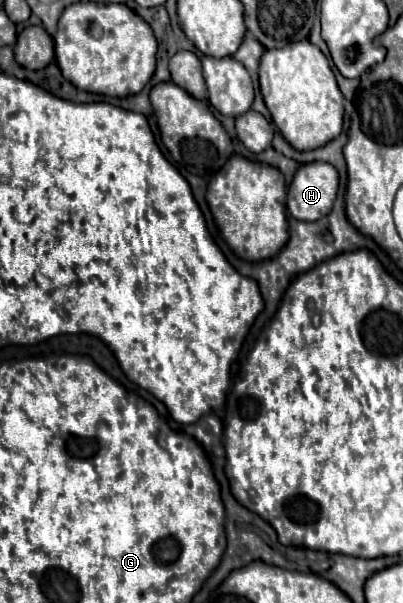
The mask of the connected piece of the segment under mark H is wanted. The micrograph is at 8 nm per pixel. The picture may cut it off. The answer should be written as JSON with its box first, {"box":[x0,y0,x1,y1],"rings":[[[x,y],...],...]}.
{"box":[288,164,338,220],"rings":[[[304,164],[288,188],[288,212],[296,220],[320,220],[330,214],[338,192],[338,172],[332,164]]]}

